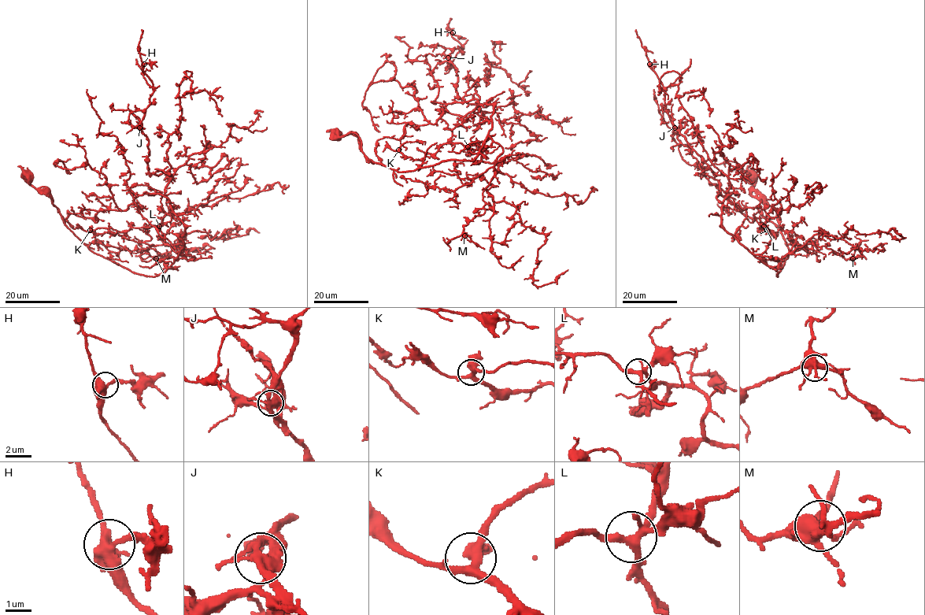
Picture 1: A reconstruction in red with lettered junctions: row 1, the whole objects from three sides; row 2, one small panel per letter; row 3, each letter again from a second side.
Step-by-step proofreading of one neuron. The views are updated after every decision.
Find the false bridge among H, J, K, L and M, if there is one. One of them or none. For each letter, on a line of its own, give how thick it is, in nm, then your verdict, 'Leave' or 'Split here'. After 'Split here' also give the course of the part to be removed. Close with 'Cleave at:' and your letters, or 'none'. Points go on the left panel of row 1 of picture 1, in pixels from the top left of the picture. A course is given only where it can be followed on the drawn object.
H: Thickness 400 nm. Leave
J: Thickness 380 nm. Split here. Course of the part to remove: (139, 127), (140, 121), (130, 111), (128, 104)
K: Thickness 400 nm. Leave
L: Thickness 300 nm. Leave
M: Thickness 480 nm. Leave
Cleave at: J

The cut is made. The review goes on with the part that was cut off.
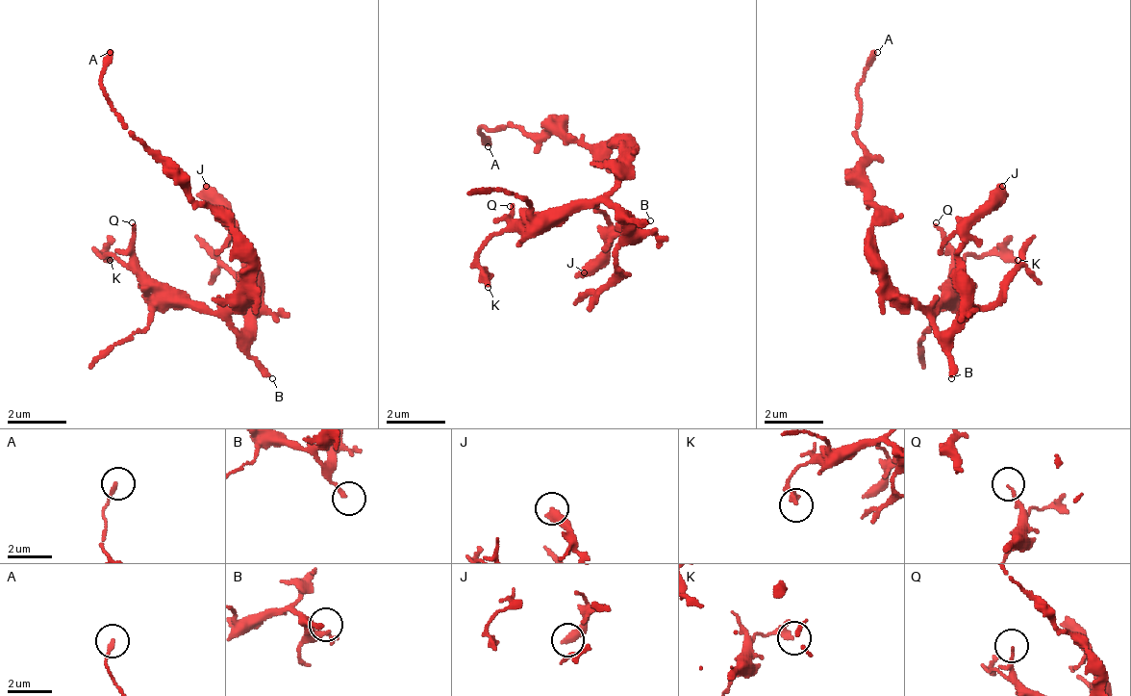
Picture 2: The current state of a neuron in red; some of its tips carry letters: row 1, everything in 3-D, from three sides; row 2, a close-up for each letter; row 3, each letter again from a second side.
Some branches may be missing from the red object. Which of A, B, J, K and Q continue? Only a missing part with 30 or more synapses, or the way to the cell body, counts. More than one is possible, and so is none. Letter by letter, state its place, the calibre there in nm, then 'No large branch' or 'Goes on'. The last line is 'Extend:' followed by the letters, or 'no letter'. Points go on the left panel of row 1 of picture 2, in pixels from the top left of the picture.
A: Place: (110, 52). Thickness 160 nm. No large branch
B: Place: (272, 378). Thickness 170 nm. Goes on
J: Place: (206, 186). Thickness 400 nm. No large branch
K: Place: (110, 260). Thickness 240 nm. No large branch
Q: Place: (132, 222). Thickness 90 nm. No large branch
Extend: B

